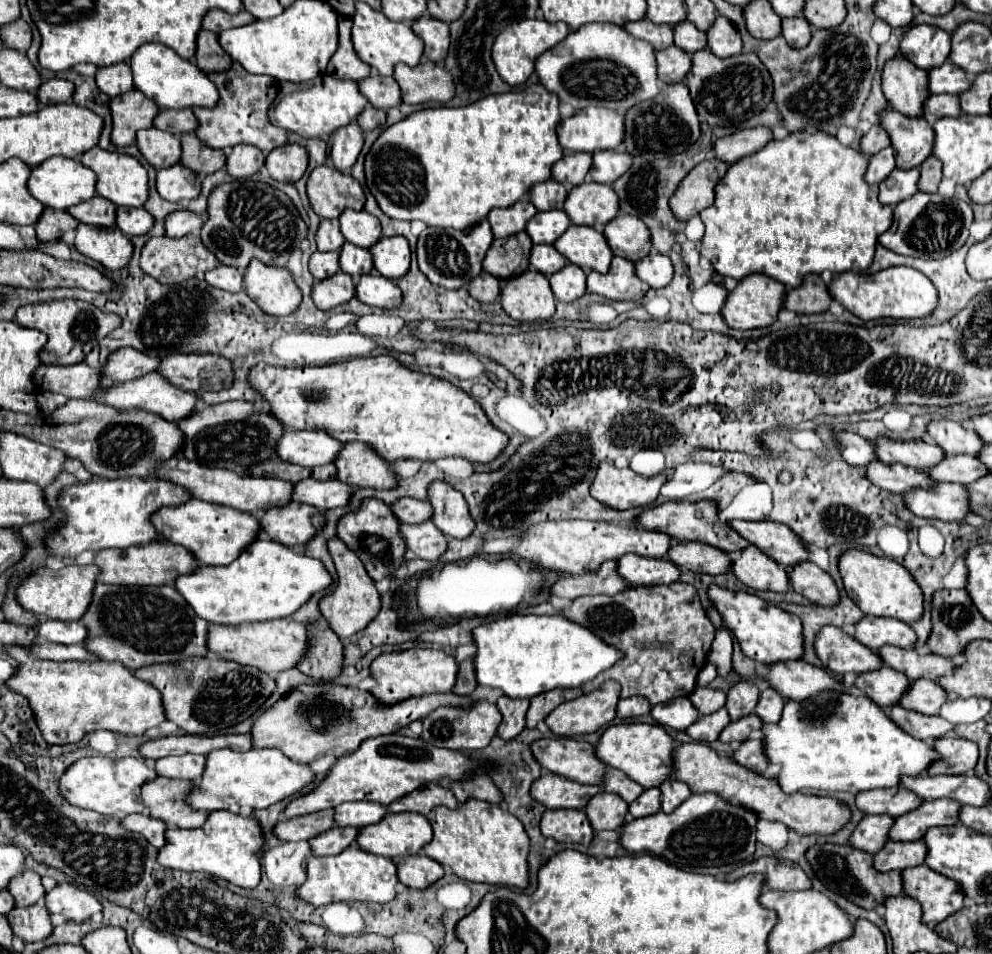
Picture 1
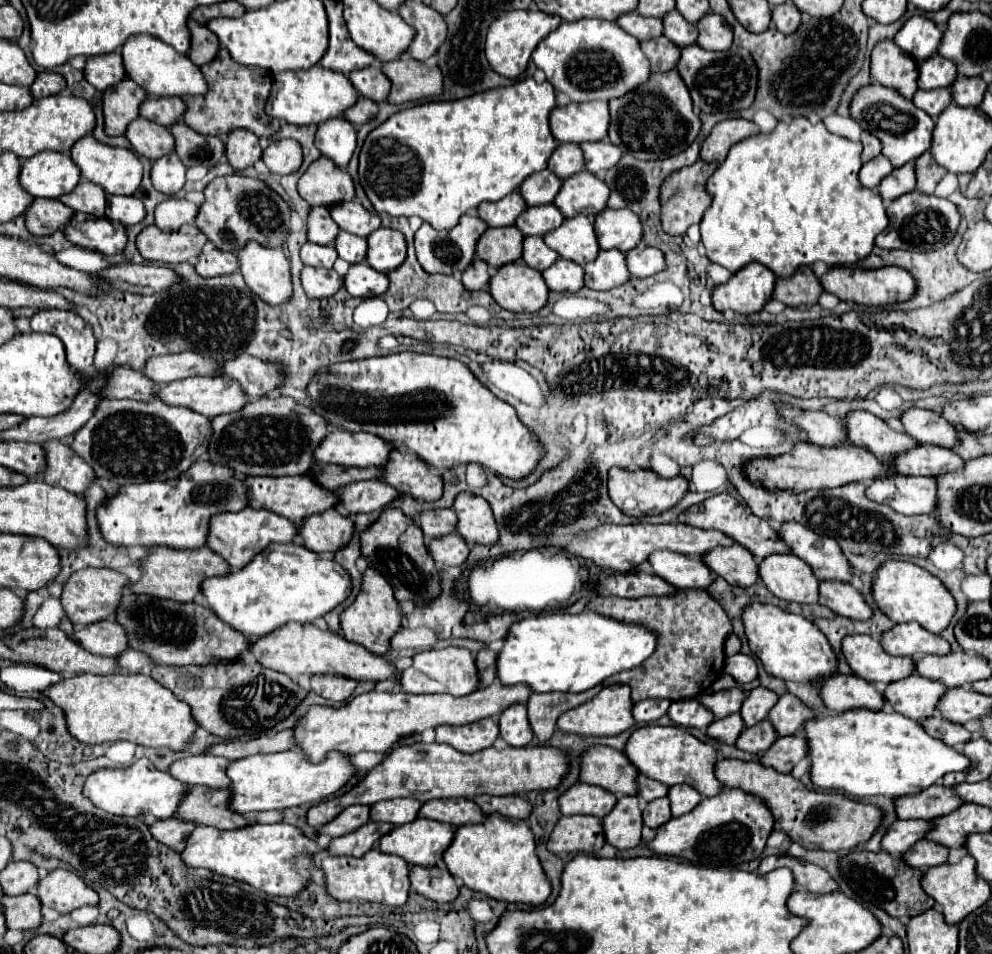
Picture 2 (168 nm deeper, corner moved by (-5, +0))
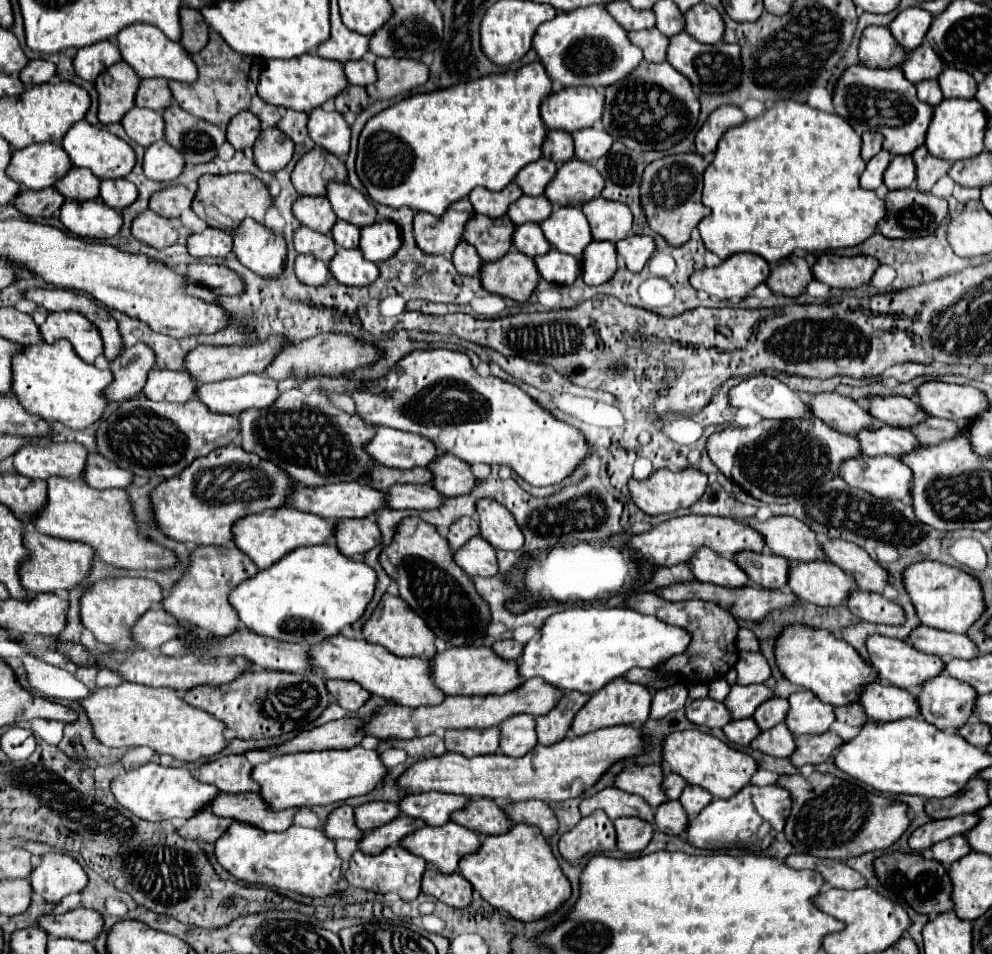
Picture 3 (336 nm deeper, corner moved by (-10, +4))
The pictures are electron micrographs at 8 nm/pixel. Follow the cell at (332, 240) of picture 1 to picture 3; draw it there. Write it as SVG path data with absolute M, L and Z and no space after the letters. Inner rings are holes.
M298 197L292 205L292 213L302 225L318 233L330 233L332 223L336 223L336 215L326 197Z

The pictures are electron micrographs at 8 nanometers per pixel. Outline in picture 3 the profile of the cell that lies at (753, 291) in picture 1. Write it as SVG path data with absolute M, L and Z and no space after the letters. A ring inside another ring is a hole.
M752 253L730 255L716 267L704 267L690 275L690 283L698 291L706 291L716 299L744 299L750 289L764 283L770 265Z

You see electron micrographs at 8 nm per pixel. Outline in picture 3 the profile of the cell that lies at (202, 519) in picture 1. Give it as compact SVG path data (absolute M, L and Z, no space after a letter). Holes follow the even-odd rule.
M276 509L276 511L264 511L264 513L254 513L244 519L240 519L234 525L234 543L240 551L244 551L260 569L268 569L274 565L278 559L288 555L288 551L294 551L302 545L318 545L318 543L328 543L334 535L334 521L328 521L324 517L296 511L296 509Z

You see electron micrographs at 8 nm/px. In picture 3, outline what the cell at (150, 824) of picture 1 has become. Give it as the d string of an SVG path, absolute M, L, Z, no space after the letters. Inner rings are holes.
M204 809L204 811L198 811L192 819L188 819L186 825L180 827L178 831L180 831L180 835L184 835L184 839L200 839L206 843L214 843L224 835L224 831L234 821L236 819L218 817L210 809Z

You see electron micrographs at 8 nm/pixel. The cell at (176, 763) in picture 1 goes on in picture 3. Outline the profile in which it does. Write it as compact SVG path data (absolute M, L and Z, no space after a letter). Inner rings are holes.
M228 755L228 757L220 757L216 761L202 765L198 779L204 783L216 785L224 793L258 793L260 785L252 781L250 773L252 773L252 765L248 763L248 759L244 755Z

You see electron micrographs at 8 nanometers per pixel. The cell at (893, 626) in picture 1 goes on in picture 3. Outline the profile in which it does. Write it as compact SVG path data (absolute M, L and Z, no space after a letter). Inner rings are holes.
M920 625L918 631L912 631L908 637L908 643L912 643L916 649L938 655L942 659L974 659L976 657L976 645L970 641L968 635L960 633L950 633L950 631L940 631L932 629L926 625Z

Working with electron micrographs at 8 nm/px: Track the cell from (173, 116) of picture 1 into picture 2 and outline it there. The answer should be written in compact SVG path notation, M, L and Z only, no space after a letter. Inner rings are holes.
M149 97L141 107L141 117L159 123L163 127L171 127L181 121L187 113L187 105L183 99L155 99Z

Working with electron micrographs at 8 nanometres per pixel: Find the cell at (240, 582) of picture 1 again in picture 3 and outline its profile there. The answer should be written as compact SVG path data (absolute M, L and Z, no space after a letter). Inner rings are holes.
M306 545L244 581L230 595L240 621L254 633L288 643L316 645L362 619L376 591L376 571L340 553L336 545ZM310 625L308 631L304 627ZM314 627L314 631L312 631Z

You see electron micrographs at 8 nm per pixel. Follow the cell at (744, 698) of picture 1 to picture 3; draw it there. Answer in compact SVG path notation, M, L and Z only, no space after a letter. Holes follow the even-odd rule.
M782 697L770 699L768 703L762 703L762 705L756 709L754 721L758 723L758 727L760 727L762 731L772 729L774 725L778 725L778 723L782 723L782 721L786 719L788 709L790 709L790 705L788 705L786 699L782 699Z

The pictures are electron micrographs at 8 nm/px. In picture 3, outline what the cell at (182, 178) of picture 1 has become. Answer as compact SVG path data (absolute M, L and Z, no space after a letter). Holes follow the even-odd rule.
M162 139L146 147L142 167L148 179L174 181L184 169L184 157Z

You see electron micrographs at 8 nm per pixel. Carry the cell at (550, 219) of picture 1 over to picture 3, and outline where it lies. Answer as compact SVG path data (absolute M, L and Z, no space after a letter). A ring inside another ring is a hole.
M522 195L520 199L516 199L508 207L508 217L514 221L514 225L522 225L522 223L528 223L528 221L540 223L550 213L552 213L552 203L548 203L548 199L544 195L540 195L540 197Z

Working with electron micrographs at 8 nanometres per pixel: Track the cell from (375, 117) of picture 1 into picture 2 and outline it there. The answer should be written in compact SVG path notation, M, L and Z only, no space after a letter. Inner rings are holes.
M359 97L359 103L355 103L355 107L351 107L351 111L347 111L345 117L347 117L355 127L359 127L359 125L375 119L375 117L377 117L377 109L379 109L379 107L377 107L375 101L371 101L371 99L367 99L367 97Z

